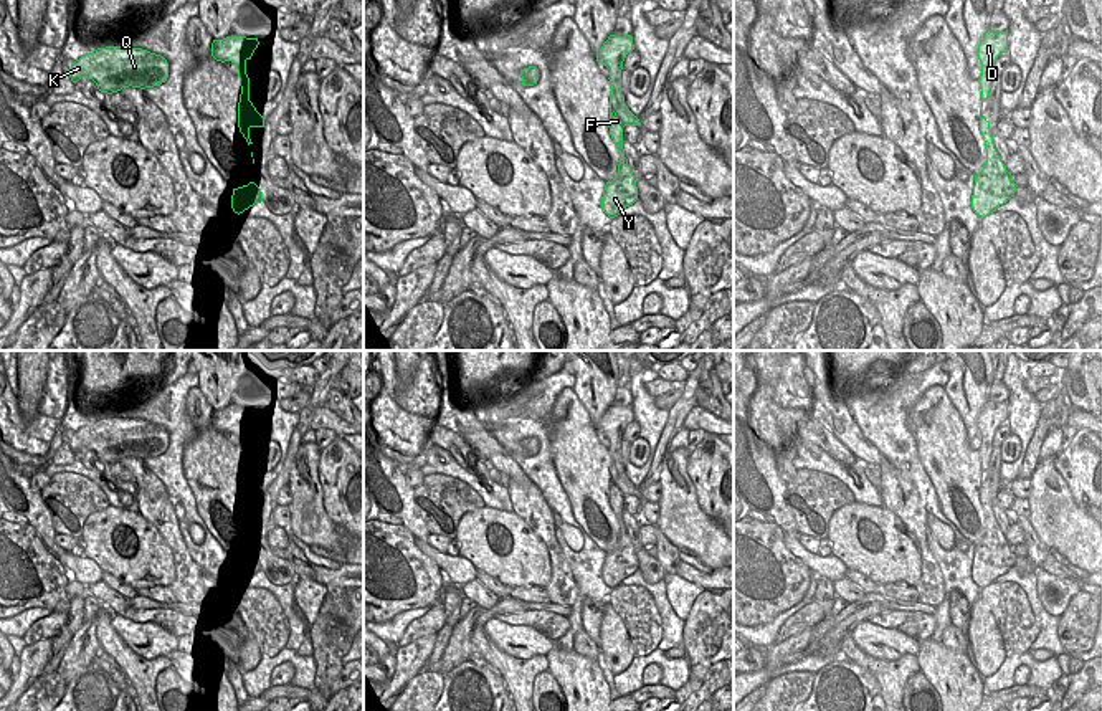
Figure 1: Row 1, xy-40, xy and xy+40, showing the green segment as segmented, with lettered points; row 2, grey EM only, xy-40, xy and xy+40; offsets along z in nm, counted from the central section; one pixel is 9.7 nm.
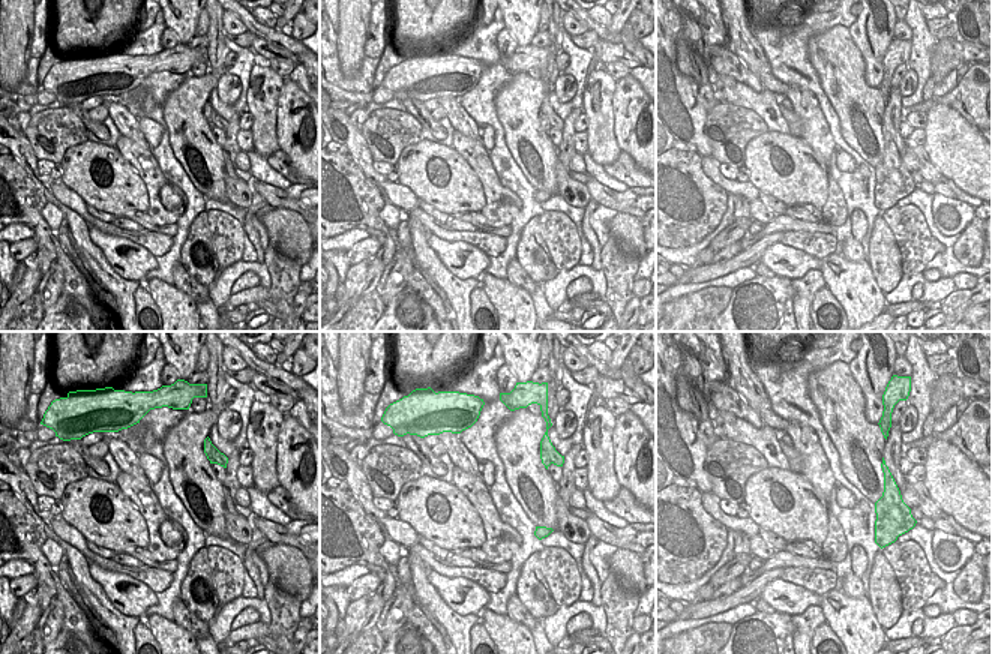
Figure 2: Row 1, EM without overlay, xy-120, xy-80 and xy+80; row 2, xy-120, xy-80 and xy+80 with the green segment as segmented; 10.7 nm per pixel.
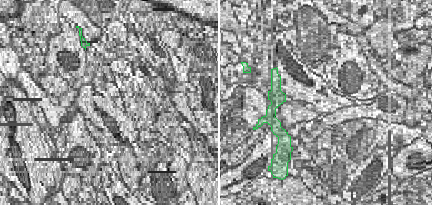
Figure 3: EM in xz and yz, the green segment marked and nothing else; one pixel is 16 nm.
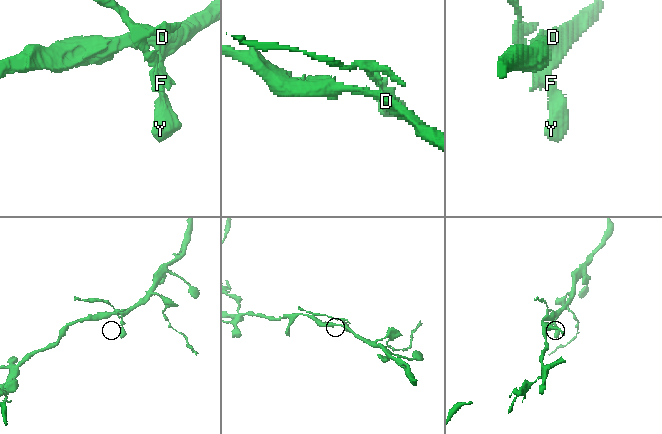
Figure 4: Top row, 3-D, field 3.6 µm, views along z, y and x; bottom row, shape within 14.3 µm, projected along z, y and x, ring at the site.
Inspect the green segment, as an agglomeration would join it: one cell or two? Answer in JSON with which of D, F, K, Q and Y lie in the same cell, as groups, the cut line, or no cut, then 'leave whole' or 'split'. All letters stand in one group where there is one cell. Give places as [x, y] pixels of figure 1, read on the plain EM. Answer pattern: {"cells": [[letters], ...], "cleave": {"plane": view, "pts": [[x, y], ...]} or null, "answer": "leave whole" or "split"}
{"cells": [["D", "K", "Q"], ["F", "Y"]], "cleave": {"plane": "xy", "pts": [[612, 462], [623, 473]]}, "answer": "split"}

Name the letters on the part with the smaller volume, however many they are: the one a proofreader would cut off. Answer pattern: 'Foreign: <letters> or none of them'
Foreign: F, Y.

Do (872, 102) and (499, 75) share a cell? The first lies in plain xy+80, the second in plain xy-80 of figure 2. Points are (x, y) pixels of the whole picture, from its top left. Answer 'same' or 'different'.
different

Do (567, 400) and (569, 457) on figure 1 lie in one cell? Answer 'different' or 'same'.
same

